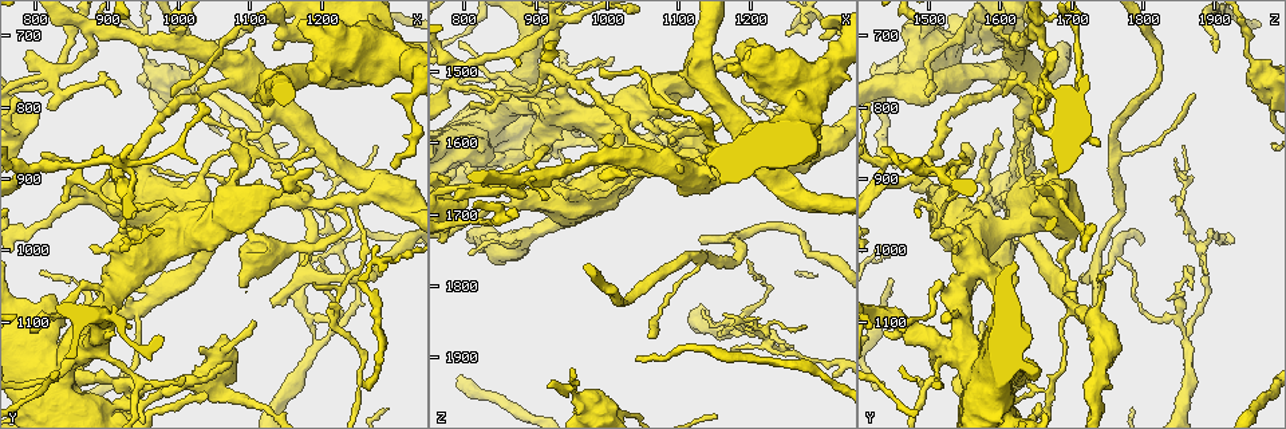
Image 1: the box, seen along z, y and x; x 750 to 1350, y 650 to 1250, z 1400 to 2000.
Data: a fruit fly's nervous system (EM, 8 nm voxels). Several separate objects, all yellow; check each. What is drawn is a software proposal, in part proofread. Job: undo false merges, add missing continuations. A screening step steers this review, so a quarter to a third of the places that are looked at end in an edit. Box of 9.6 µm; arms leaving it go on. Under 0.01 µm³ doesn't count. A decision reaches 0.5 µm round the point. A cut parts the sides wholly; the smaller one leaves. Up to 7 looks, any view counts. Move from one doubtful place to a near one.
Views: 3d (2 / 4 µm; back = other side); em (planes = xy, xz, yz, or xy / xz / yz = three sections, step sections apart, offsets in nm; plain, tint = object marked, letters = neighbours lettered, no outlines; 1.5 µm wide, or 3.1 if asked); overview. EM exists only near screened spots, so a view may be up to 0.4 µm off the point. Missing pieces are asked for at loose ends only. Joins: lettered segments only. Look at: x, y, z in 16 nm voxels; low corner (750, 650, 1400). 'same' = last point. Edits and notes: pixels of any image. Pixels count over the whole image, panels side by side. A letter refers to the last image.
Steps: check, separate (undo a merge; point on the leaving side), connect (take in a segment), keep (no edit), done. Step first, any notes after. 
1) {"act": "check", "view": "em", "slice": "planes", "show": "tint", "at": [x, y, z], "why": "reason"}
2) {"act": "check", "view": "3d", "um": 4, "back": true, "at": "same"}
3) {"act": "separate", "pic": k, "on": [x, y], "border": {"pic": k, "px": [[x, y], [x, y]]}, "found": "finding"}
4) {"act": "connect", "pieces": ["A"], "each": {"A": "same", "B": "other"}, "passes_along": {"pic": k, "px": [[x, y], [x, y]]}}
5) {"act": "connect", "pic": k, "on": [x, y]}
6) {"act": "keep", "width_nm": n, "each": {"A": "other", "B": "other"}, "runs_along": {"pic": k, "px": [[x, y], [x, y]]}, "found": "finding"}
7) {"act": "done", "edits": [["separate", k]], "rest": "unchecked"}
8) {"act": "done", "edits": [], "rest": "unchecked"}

{"act": "check", "view": "3d", "um": 4, "at": [1215, 870, 1845]}

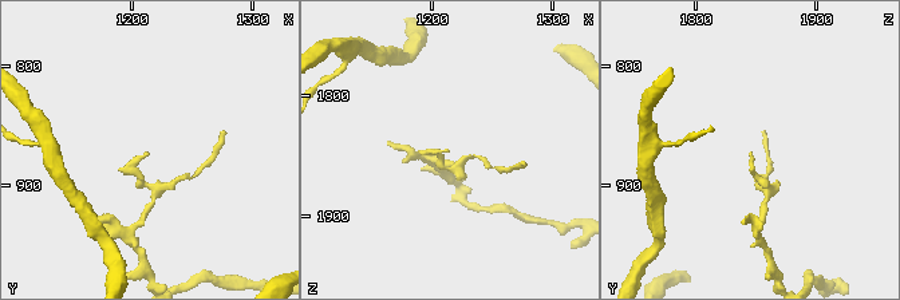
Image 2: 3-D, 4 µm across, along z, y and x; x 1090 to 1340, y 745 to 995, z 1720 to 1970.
{"act": "check", "view": "em", "slice": "xy", "step": 8, "show": "letters", "at": [1212, 874, 1848], "why": "shape alone is not enough"}

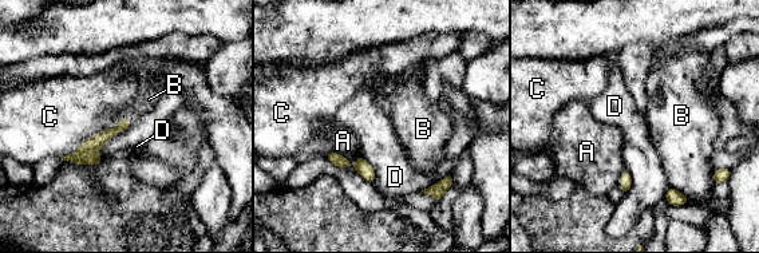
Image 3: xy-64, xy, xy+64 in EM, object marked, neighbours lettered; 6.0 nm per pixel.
{"act": "check", "view": "em", "slice": "planes", "show": "letters", "at": "same", "why": "cut it another way"}

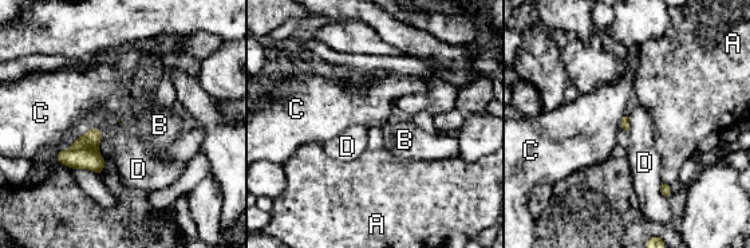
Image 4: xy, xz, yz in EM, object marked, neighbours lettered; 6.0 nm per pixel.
{"act": "keep", "each": {"A": "other", "B": "other", "C": "other", "D": "other"}, "border": {"pic": 4, "px": [[94, 126], [103, 158]]}, "found": "no lettered segment goes on from it"}

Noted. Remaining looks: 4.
{"act": "check", "view": "3d", "um": 4, "at": [1010, 695, 1585]}

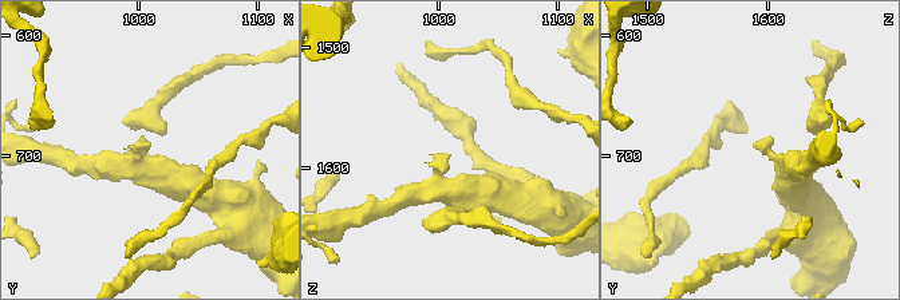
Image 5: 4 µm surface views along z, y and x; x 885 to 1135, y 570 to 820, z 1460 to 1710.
{"act": "check", "view": "em", "slice": "xz", "step": 8, "show": "tint", "at": [1008, 692, 1586], "why": "now the EM"}

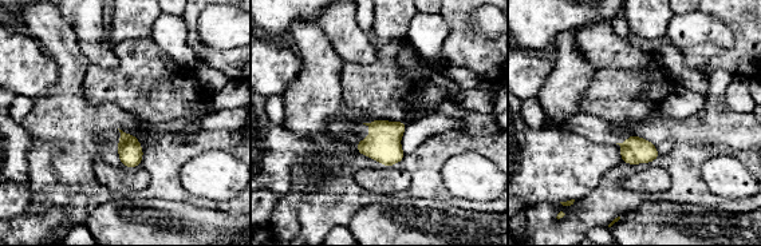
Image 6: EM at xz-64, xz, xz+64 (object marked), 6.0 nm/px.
{"act": "check", "view": "em", "slice": "planes", "show": "letters", "at": "same", "why": "another direction"}

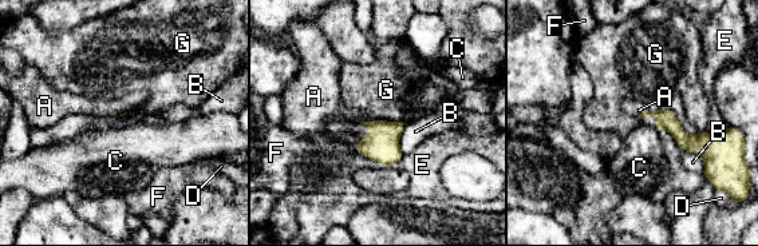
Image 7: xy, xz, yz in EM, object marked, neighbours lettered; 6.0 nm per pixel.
{"act": "keep", "longest_contact_nm": ["F", 200], "each": {"A": "other", "B": "other", "C": "other", "D": "other", "E": "other", "F": "other", "G": "other"}, "border": {"pic": 7, "px": [[376, 118], [401, 122]]}, "found": "no lettered segment goes on from it"}

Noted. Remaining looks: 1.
{"act": "done", "edits": [], "rest": "unchecked"}

